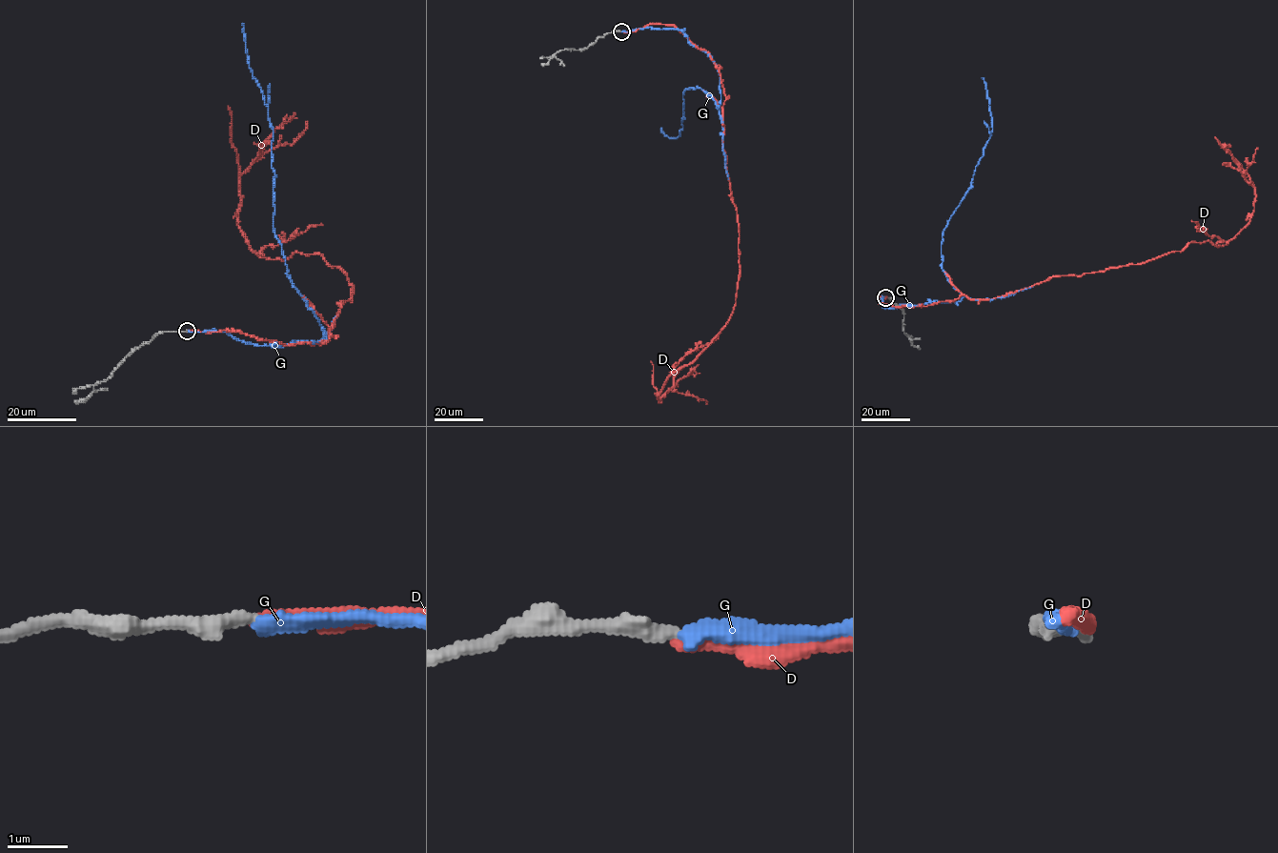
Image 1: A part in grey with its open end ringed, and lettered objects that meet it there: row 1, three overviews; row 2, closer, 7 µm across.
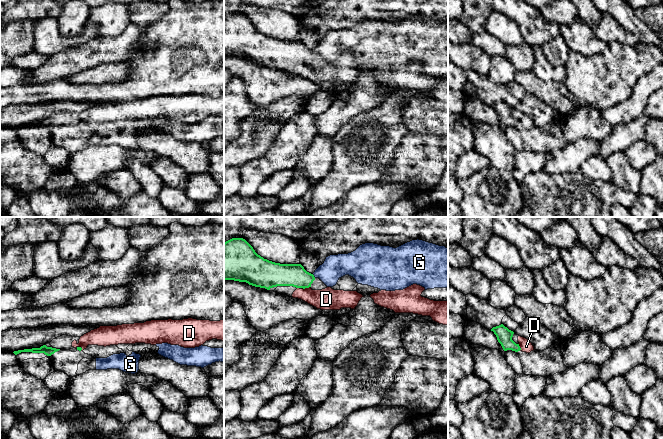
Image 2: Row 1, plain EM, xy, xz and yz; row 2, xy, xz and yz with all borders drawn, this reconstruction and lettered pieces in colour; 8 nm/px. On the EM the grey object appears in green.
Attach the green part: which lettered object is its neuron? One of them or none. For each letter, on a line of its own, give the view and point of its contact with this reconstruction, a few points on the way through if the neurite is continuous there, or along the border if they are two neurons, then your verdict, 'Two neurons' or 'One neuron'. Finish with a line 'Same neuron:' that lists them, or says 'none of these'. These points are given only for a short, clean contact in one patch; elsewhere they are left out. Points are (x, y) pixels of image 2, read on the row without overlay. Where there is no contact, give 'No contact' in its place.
D: Touches green at xz (306, 63). Path across: xz (295, 51), (306, 63), (316, 74), (326, 75). One neuron
G: Touches green at xz (313, 52). Boundary: xz (312, 50), (315, 53). Two neurons
Same neuron: D

